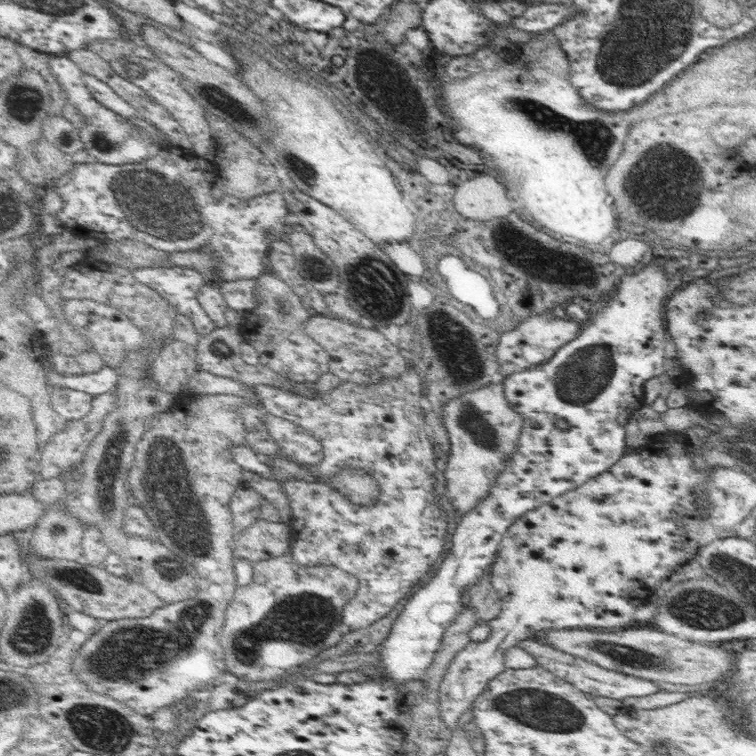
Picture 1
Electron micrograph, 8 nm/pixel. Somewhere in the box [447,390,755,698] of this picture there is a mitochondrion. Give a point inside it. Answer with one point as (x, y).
(703, 610)

